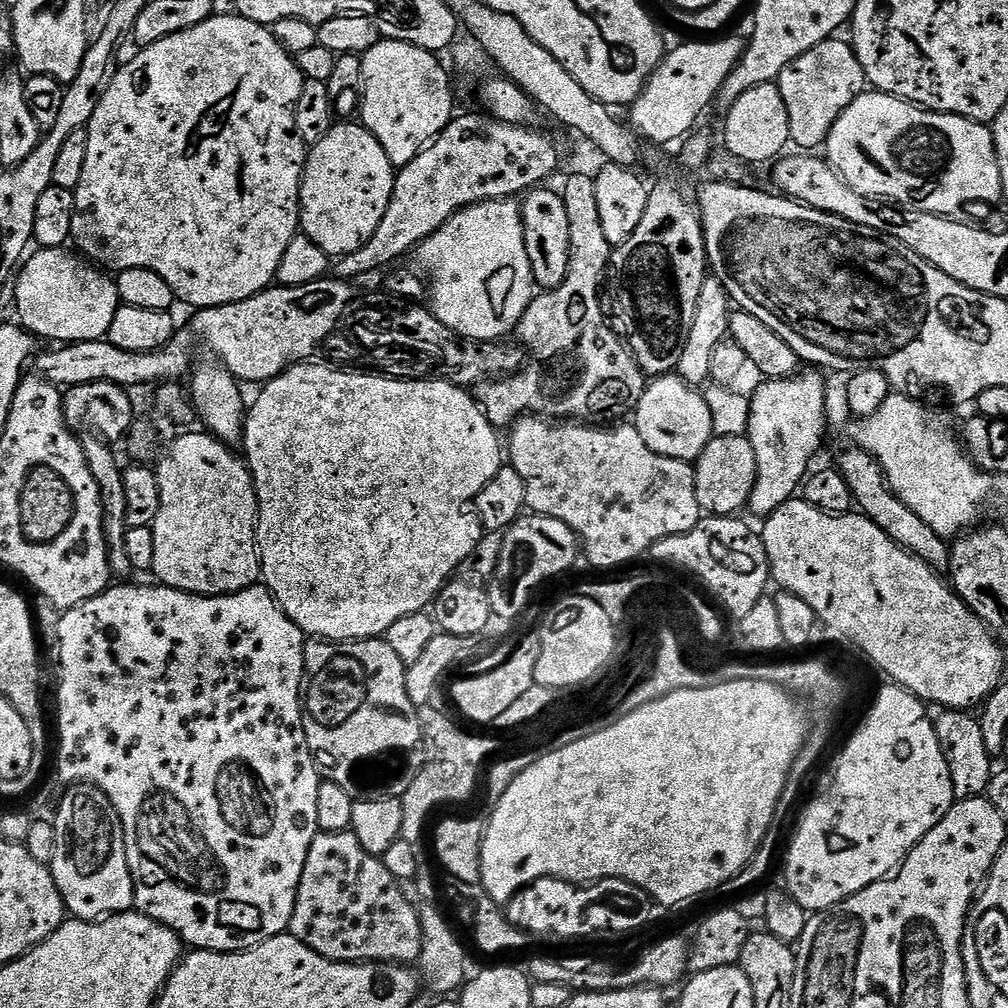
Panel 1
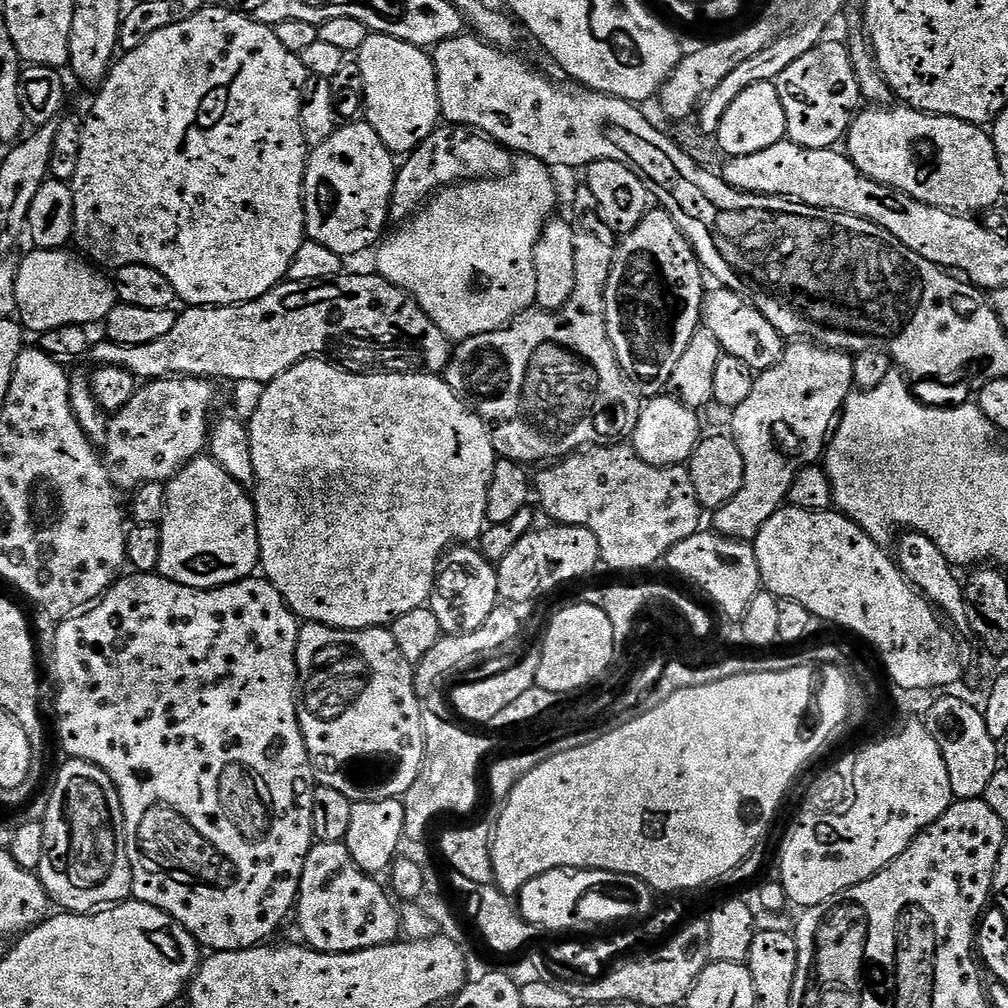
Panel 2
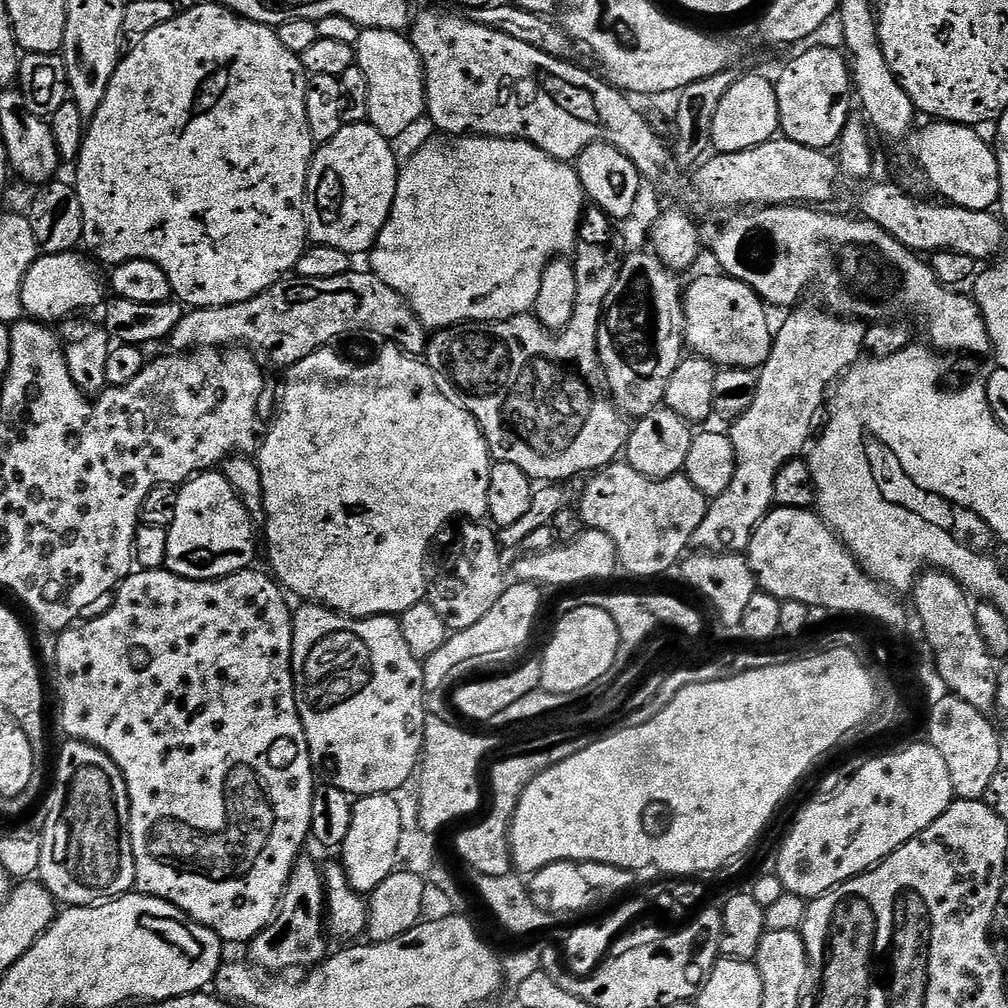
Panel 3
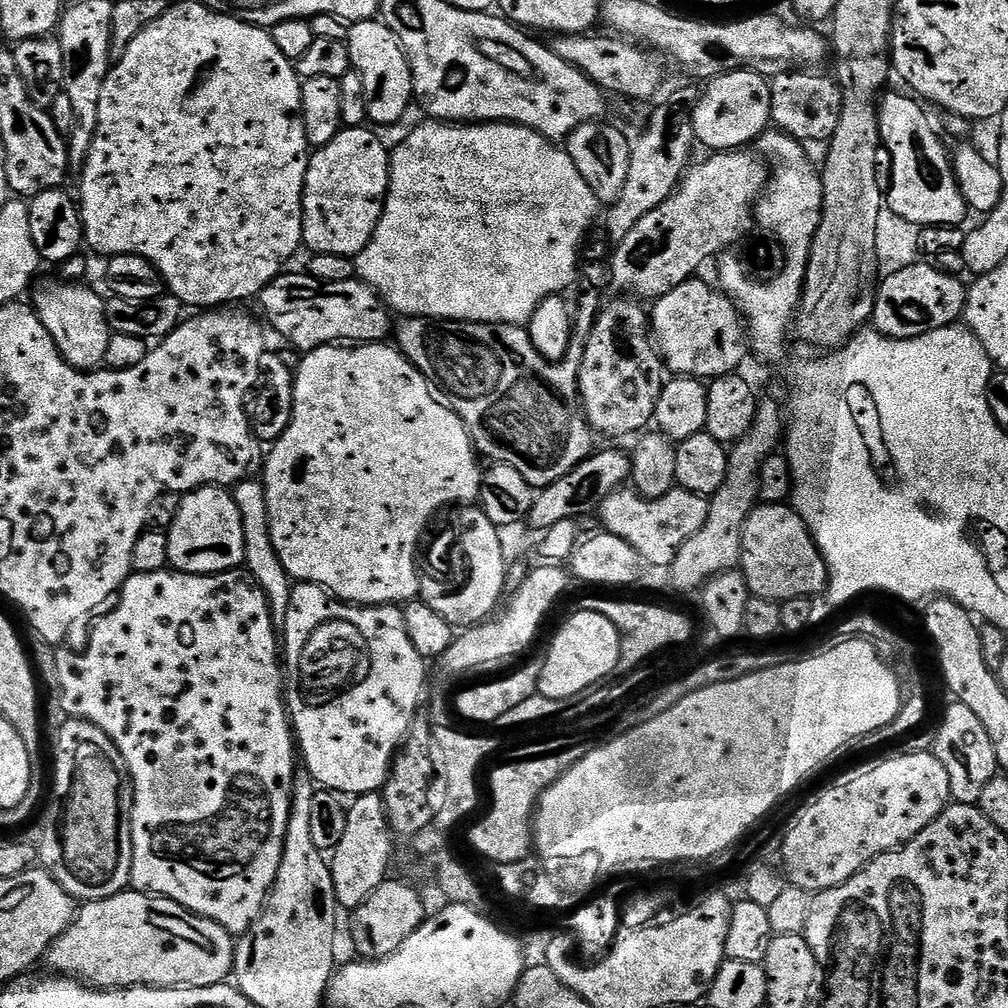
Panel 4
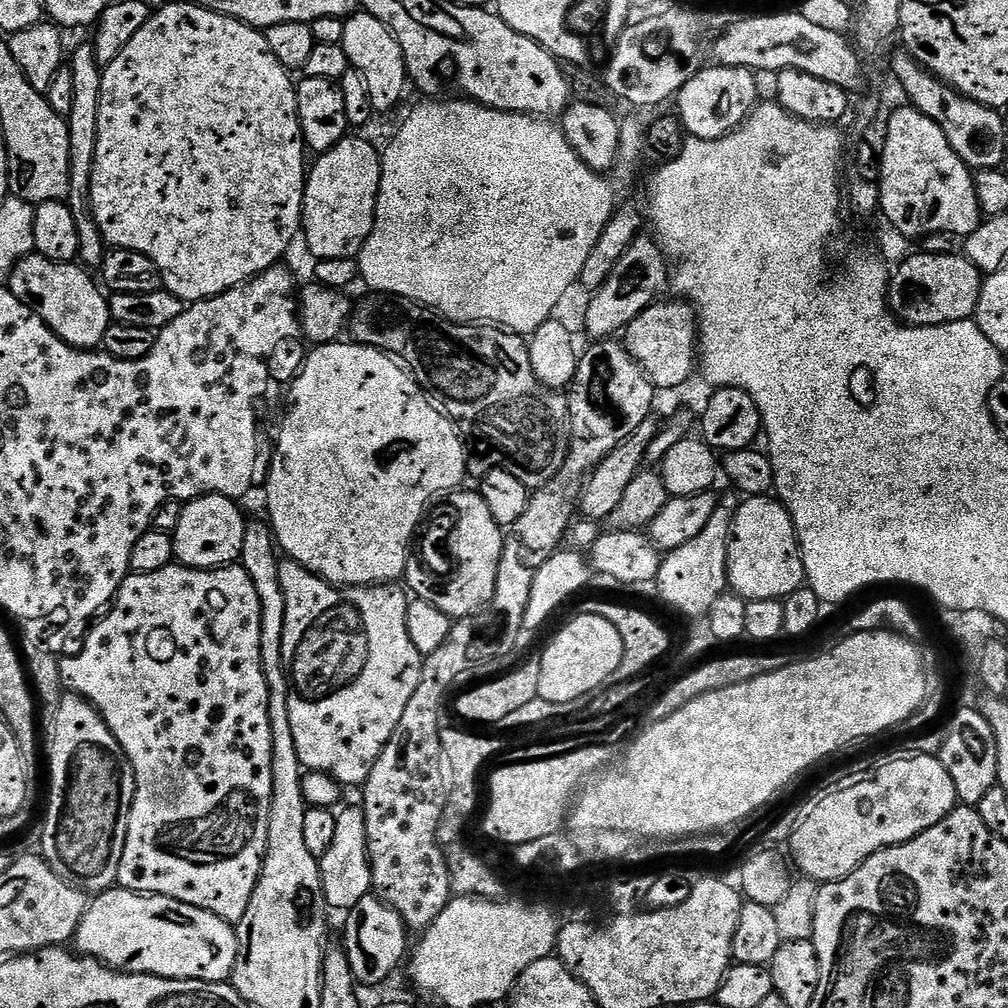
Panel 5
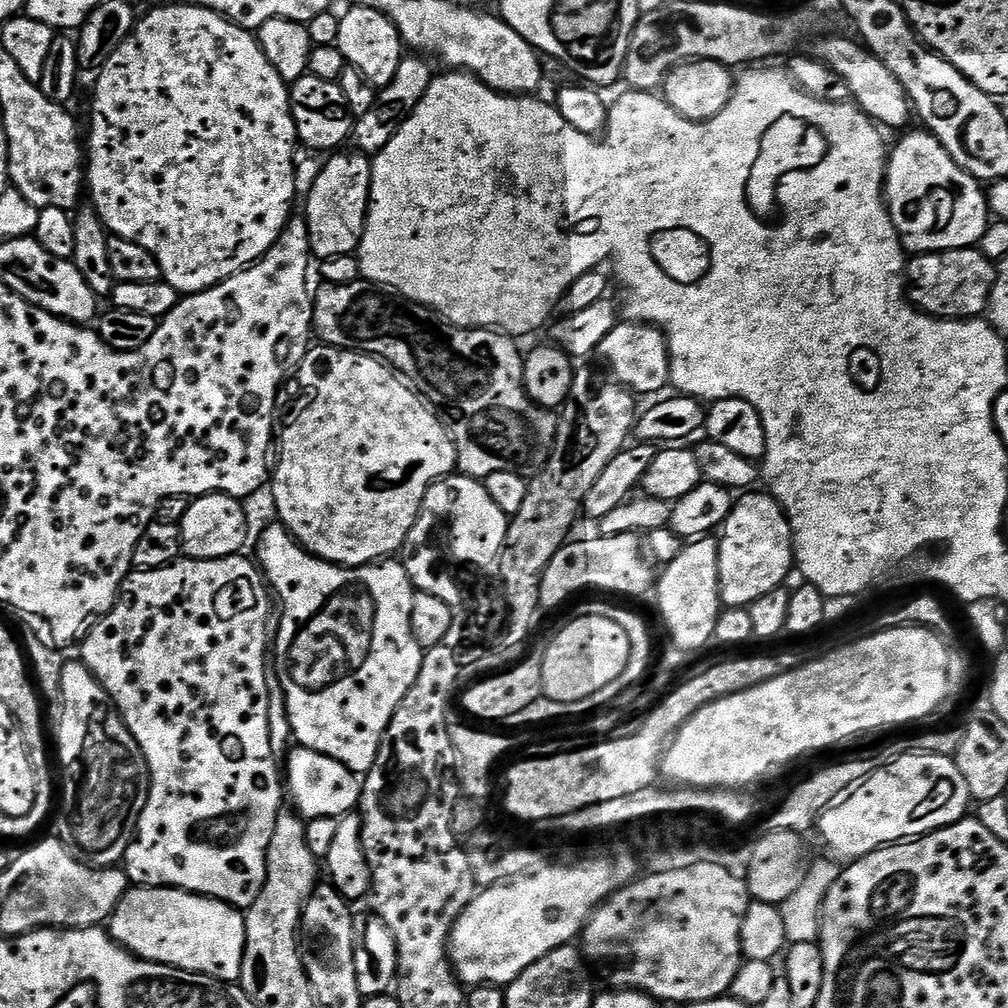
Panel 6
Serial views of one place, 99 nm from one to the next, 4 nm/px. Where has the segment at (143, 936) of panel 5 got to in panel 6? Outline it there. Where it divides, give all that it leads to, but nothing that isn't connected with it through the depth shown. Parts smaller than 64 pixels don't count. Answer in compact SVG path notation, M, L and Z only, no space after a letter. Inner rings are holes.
M132 886L112 912L110 935L120 947L141 960L236 982L240 979L246 946L244 918L241 909L208 896L193 896L180 888Z

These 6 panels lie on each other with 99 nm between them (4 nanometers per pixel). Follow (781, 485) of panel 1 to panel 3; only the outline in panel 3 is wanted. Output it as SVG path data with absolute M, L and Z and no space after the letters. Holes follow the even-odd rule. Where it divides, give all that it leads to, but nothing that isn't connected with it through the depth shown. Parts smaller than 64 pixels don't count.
M793 307L785 315L789 316L778 324L772 337L770 358L758 369L754 402L750 402L750 410L746 410L731 421L730 435L736 459L734 478L730 478L730 486L726 486L726 490L722 490L722 494L718 494L709 503L706 518L702 518L702 526L694 530L691 543L693 549L707 550L712 554L747 553L754 530L768 517L774 507L778 470L782 470L786 462L797 459L809 447L814 436L812 423L819 412L821 415L830 389L861 359L866 331L863 323L852 318L841 318L828 310L823 312L820 308L804 307Z

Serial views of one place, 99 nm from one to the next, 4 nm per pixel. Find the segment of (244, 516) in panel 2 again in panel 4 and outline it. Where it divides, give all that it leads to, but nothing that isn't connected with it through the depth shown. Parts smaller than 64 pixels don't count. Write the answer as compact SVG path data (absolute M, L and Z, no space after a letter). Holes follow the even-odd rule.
M215 486L195 488L180 501L178 518L168 531L168 563L175 571L189 572L199 576L209 576L215 572L230 572L239 569L244 562L244 535L242 534L242 514L234 506L231 491Z

